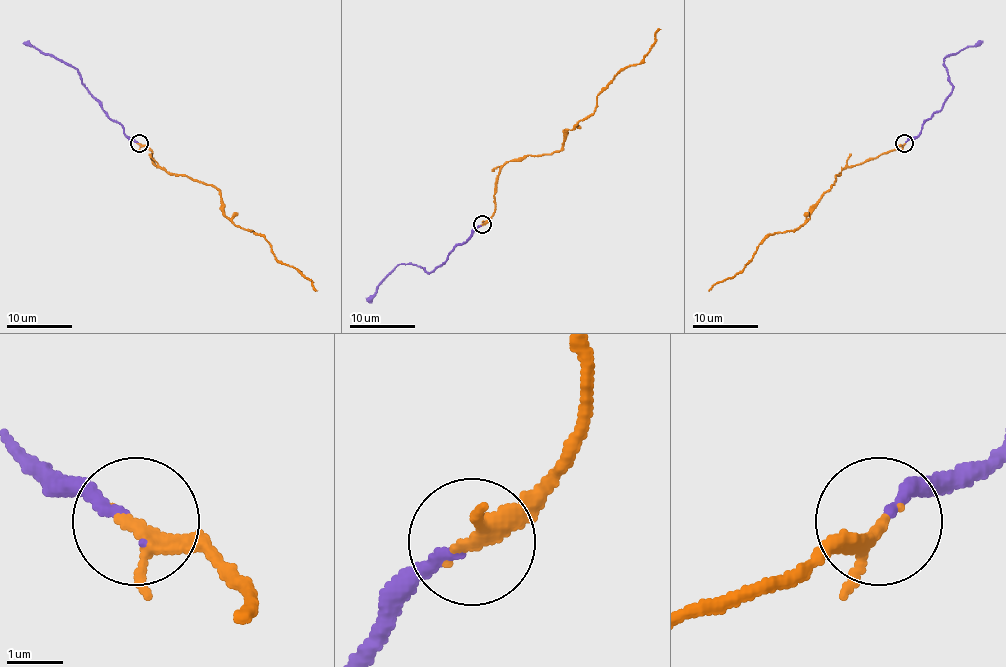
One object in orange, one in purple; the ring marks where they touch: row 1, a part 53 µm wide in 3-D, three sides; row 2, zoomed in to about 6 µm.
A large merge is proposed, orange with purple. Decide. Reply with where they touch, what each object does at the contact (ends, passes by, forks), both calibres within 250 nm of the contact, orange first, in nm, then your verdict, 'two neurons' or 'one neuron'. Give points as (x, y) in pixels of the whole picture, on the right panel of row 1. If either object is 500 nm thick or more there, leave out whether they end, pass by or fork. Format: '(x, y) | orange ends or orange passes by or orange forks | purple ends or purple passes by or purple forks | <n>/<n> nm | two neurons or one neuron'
(904, 143) | orange passes by | purple ends | 220/200 nm | one neuron

